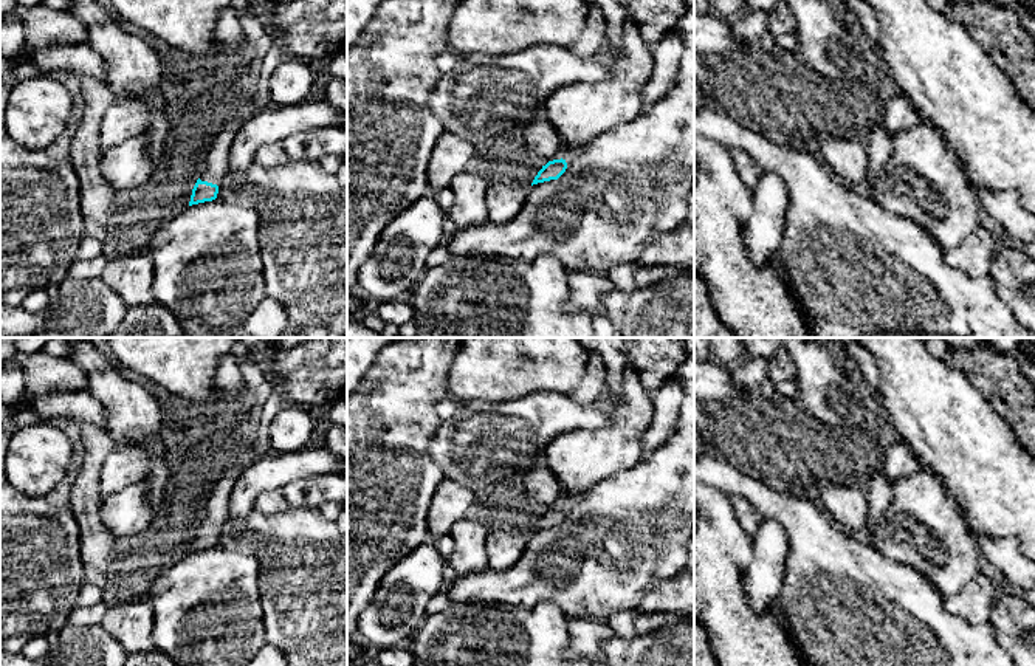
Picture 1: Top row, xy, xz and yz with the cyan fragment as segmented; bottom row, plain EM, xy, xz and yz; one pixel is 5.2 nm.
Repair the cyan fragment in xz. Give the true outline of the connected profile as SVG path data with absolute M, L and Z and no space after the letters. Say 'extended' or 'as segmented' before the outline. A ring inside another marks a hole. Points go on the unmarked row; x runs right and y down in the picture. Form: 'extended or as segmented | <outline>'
as segmented | M553 506L548 508L542 516L538 519L535 524L533 531L550 528L550 527L558 527L567 516L566 506Z

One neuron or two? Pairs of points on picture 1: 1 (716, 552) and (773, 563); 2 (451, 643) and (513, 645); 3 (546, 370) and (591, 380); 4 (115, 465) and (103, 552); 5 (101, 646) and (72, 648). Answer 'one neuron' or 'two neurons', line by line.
1: two neurons
2: one neuron
3: two neurons
4: two neurons
5: one neuron

